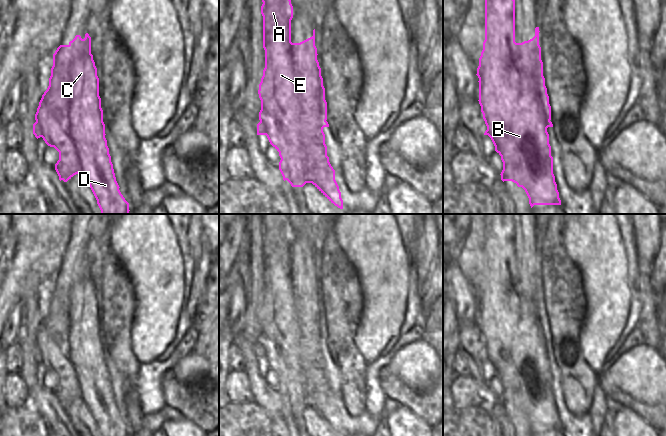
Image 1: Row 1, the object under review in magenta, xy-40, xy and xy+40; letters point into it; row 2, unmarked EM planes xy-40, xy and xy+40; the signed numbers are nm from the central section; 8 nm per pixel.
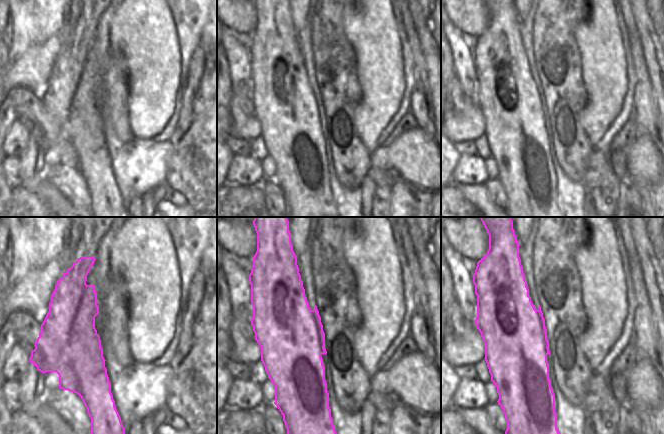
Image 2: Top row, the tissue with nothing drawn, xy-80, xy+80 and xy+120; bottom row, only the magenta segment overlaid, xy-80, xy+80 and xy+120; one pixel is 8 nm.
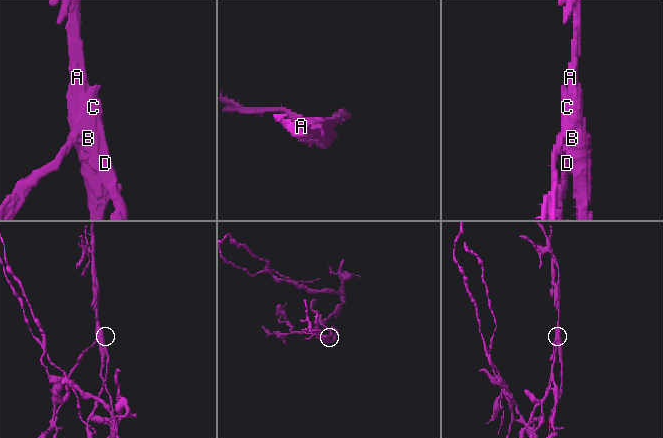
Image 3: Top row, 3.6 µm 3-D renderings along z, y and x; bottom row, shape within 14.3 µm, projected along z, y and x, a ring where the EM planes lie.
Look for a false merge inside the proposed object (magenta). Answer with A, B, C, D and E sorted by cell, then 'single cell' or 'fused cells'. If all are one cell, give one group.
A B D E / C; fused cells

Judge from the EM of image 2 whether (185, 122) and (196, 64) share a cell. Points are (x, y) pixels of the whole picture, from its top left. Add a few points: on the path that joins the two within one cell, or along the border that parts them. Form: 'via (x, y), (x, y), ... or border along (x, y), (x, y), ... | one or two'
via (187, 108), (188, 92), (193, 78) | one

